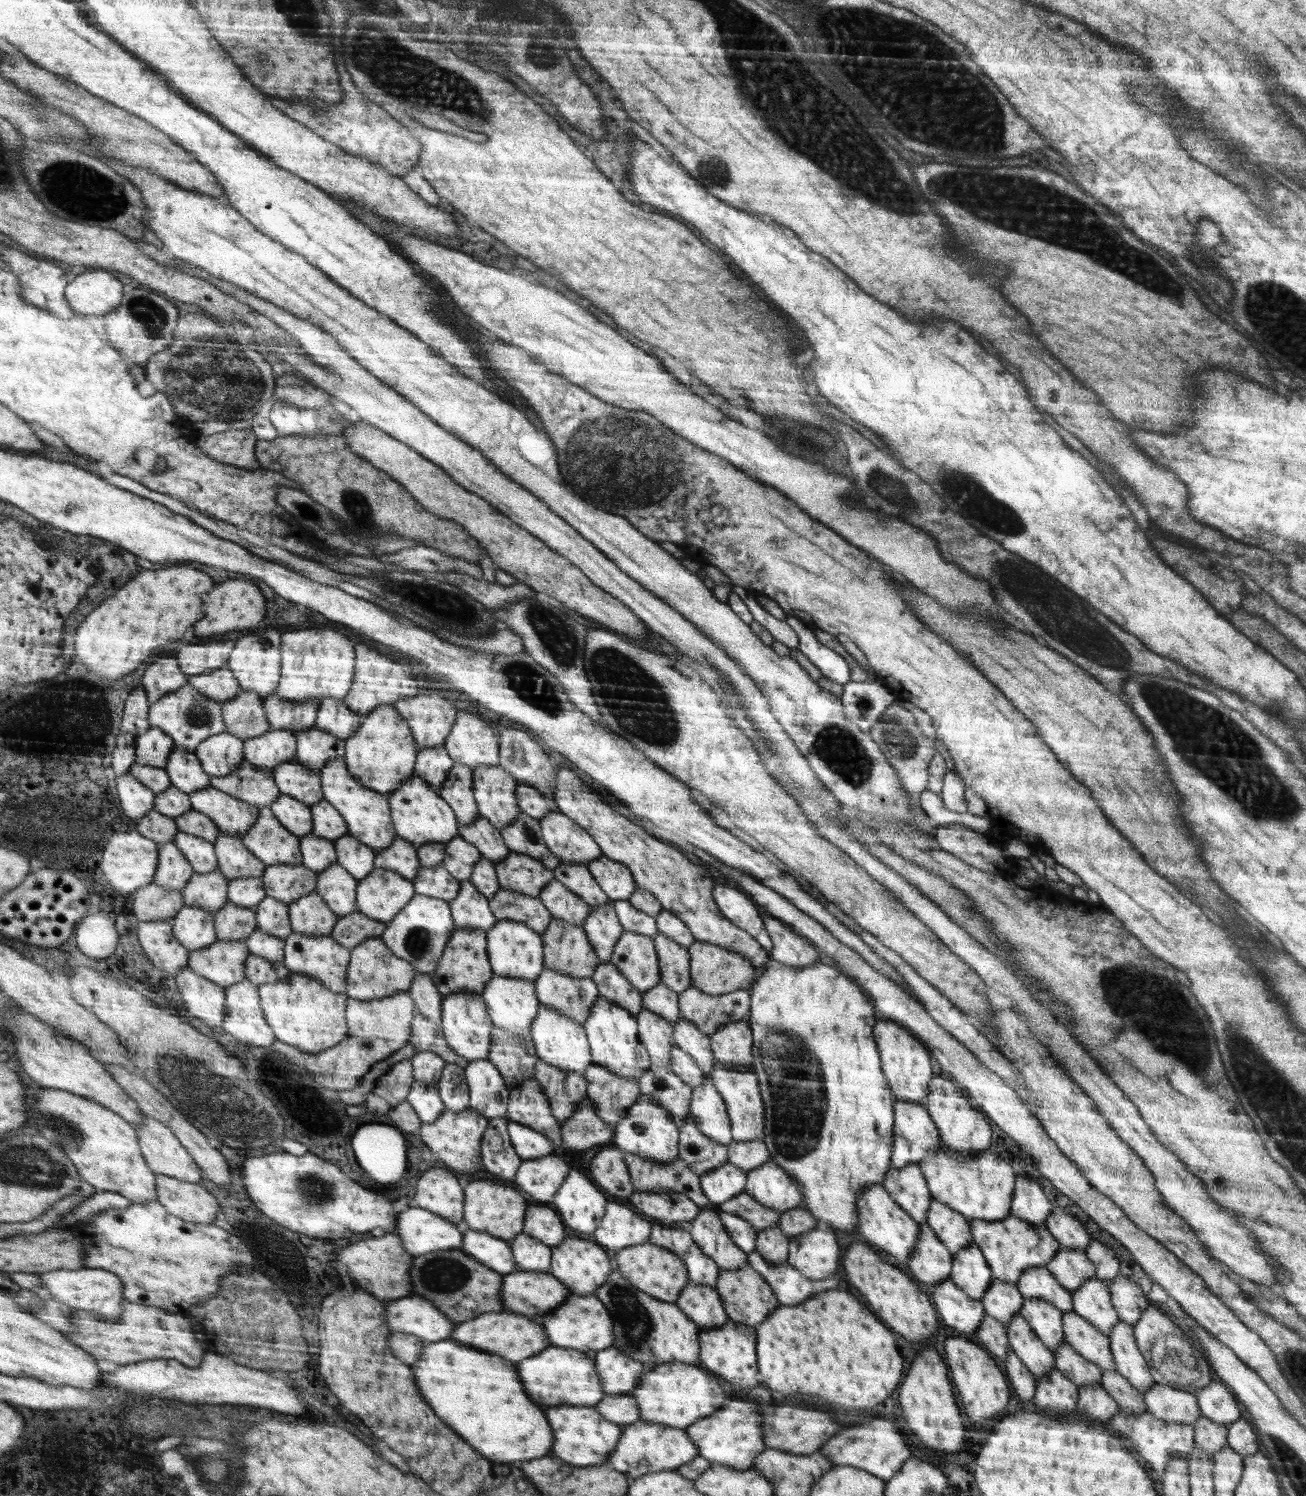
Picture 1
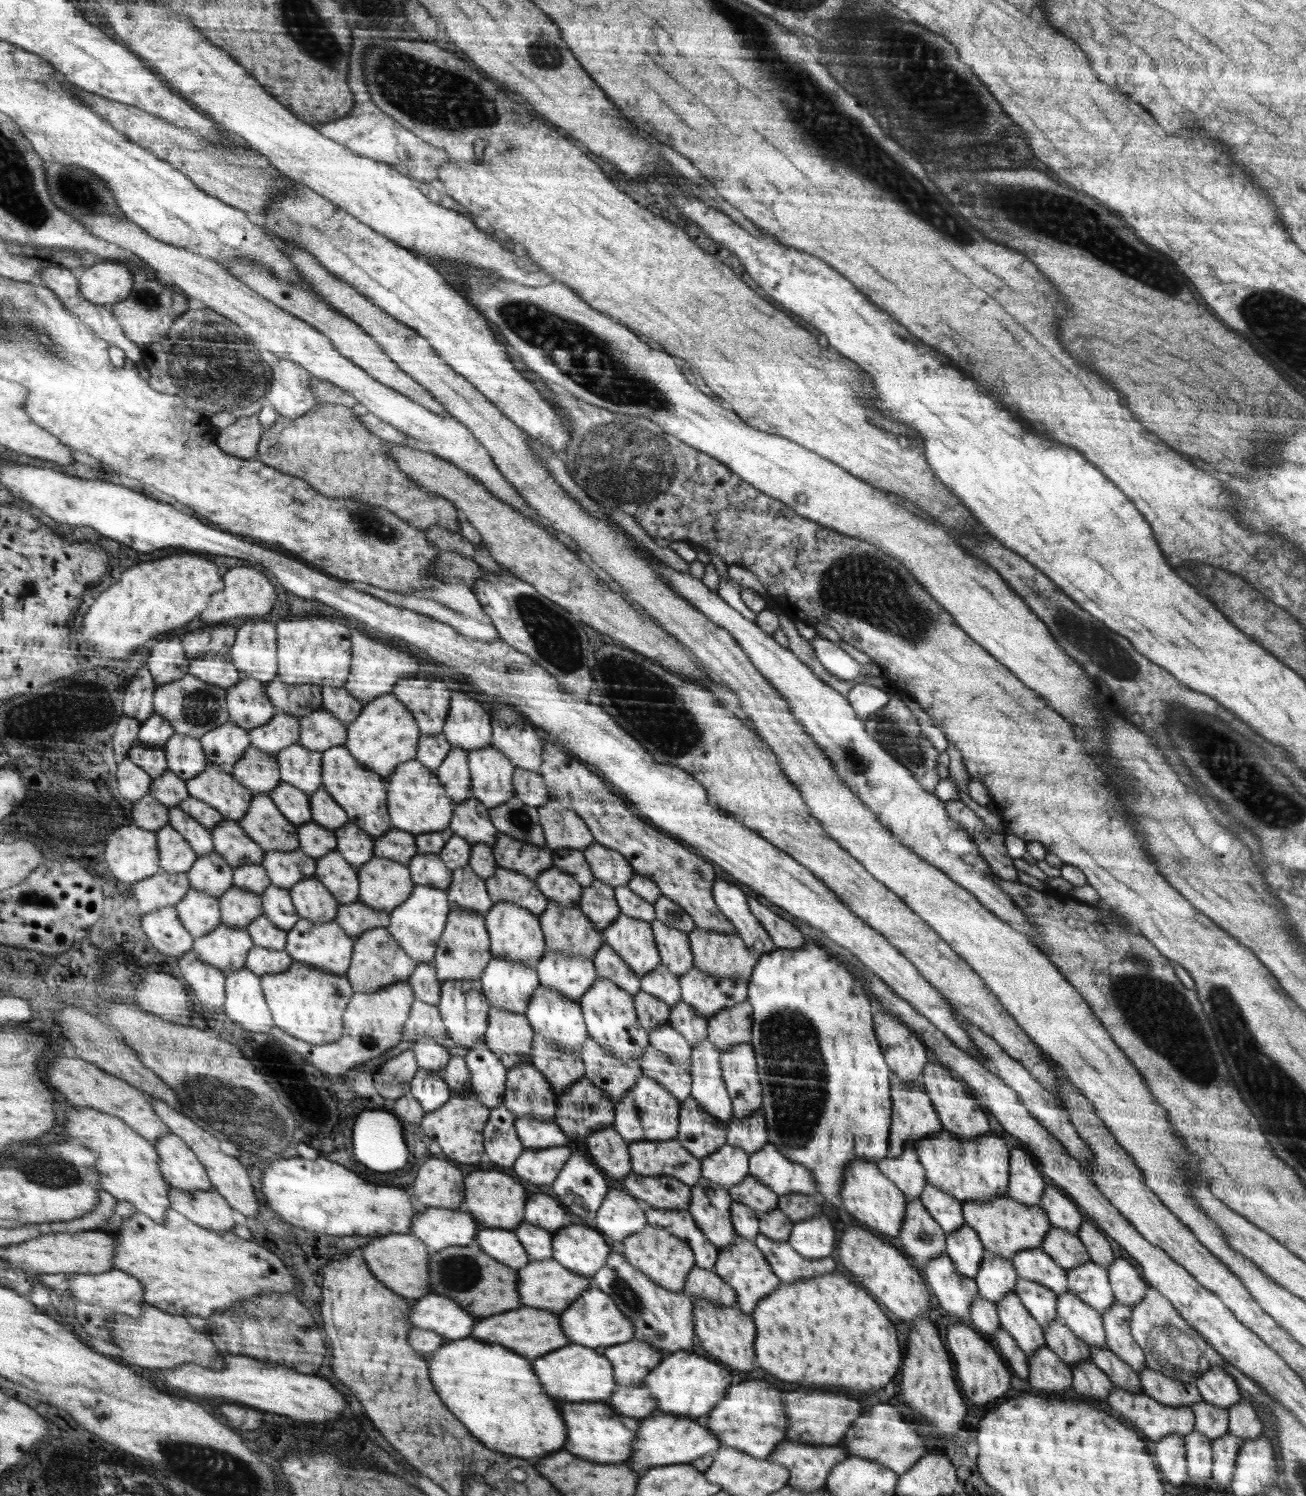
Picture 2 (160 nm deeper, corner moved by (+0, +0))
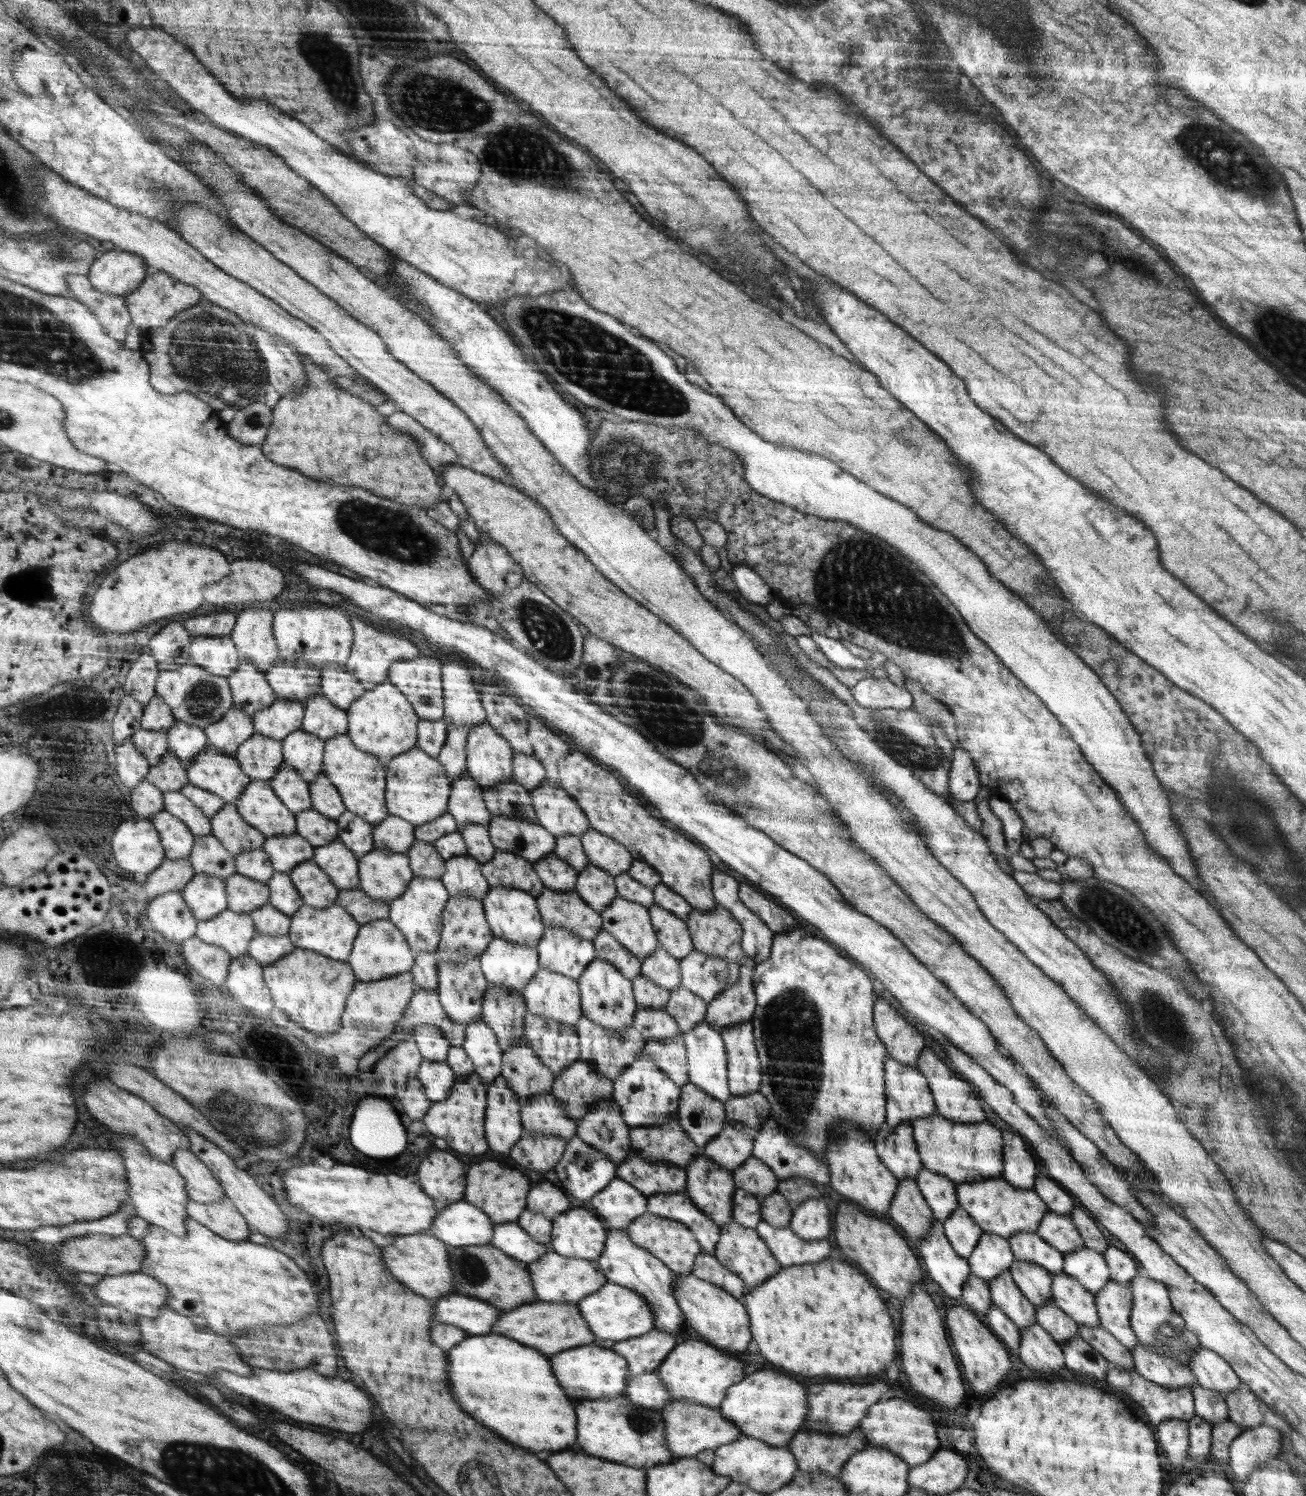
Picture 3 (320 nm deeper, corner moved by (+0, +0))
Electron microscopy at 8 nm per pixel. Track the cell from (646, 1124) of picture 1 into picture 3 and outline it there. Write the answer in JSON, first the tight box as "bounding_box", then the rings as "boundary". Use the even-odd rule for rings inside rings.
{"bounding_box":[614,1049,680,1128],"boundary":[[[646,1049],[639,1050],[638,1058],[628,1065],[614,1082],[614,1104],[619,1106],[630,1128],[668,1124],[679,1109],[680,1088],[663,1070],[660,1070]]]}

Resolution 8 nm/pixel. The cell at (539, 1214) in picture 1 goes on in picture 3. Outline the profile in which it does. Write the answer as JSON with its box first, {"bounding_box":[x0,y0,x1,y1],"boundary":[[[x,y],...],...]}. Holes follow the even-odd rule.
{"bounding_box":[528,1182,570,1220],"boundary":[[[542,1182],[532,1188],[532,1194],[528,1194],[528,1210],[546,1215],[550,1220],[566,1213],[568,1208],[570,1200],[562,1190],[556,1188],[556,1184]]]}

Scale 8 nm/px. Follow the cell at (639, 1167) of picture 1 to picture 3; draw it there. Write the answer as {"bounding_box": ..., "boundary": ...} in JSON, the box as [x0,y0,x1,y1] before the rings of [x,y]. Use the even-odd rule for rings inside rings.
{"bounding_box":[630,1114,702,1168],"boundary":[[[674,1114],[668,1124],[630,1128],[630,1152],[651,1161],[666,1161],[685,1168],[702,1152],[685,1133]]]}

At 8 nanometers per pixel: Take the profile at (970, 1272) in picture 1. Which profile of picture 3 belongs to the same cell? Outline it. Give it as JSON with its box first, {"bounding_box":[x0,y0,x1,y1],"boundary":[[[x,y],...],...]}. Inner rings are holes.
{"bounding_box":[943,1205,984,1260],"boundary":[[[960,1205],[944,1220],[943,1231],[953,1249],[966,1260],[984,1233],[969,1212]]]}

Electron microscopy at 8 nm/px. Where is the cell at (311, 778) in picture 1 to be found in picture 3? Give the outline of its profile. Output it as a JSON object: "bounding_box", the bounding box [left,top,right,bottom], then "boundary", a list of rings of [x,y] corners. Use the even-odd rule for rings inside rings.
{"bounding_box":[283,728,325,783],"boundary":[[[303,728],[290,732],[283,742],[284,763],[293,766],[311,783],[323,770],[325,742]]]}

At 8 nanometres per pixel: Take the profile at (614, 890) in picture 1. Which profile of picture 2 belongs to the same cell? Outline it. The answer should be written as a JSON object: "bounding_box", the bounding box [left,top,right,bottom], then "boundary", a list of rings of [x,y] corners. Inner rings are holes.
{"bounding_box":[583,843,635,889],"boundary":[[[595,843],[588,847],[583,855],[594,871],[595,880],[600,880],[613,889],[628,886],[628,882],[635,876],[635,869],[624,855],[602,844]]]}

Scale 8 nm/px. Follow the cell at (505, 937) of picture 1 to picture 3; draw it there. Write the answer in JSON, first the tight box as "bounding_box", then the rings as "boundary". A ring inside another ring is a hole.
{"bounding_box":[481,888,546,946],"boundary":[[[490,888],[486,898],[481,902],[486,908],[487,921],[496,937],[523,945],[538,946],[546,932],[546,926],[532,895],[516,888]]]}

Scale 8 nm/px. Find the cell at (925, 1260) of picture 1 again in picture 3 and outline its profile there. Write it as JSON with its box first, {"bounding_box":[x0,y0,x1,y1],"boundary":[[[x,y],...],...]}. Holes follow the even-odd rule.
{"bounding_box":[889,1179,936,1246],"boundary":[[[914,1179],[899,1181],[898,1192],[891,1202],[889,1217],[918,1246],[923,1236],[931,1229],[936,1218],[927,1199],[923,1197],[918,1183]]]}

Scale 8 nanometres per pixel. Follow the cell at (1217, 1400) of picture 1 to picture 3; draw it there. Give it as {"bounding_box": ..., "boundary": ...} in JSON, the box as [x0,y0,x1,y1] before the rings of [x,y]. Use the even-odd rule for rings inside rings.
{"bounding_box":[1189,1347,1241,1396],"boundary":[[[1200,1347],[1191,1358],[1189,1368],[1202,1388],[1217,1390],[1224,1396],[1238,1388],[1241,1379],[1228,1366],[1228,1362],[1213,1350]]]}

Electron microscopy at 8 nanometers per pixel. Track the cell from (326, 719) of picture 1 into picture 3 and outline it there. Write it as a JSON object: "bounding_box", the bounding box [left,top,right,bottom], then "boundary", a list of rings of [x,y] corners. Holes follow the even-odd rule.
{"bounding_box":[321,664,364,711],"boundary":[[[324,664],[321,671],[321,694],[345,711],[364,691],[362,683],[346,665]]]}

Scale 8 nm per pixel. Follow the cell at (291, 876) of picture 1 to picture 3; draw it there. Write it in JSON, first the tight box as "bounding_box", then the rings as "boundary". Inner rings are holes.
{"bounding_box":[262,832,314,874],"boundary":[[[298,832],[292,836],[267,838],[262,846],[274,867],[275,872],[289,874],[294,865],[314,858],[314,846],[306,842]]]}

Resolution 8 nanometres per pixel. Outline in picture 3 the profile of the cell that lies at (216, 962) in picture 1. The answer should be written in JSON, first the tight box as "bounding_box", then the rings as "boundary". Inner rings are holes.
{"bounding_box":[197,908,255,960],"boundary":[[[229,908],[210,920],[202,921],[197,935],[206,942],[223,946],[234,960],[247,953],[255,933],[252,917],[248,913],[240,914]]]}

